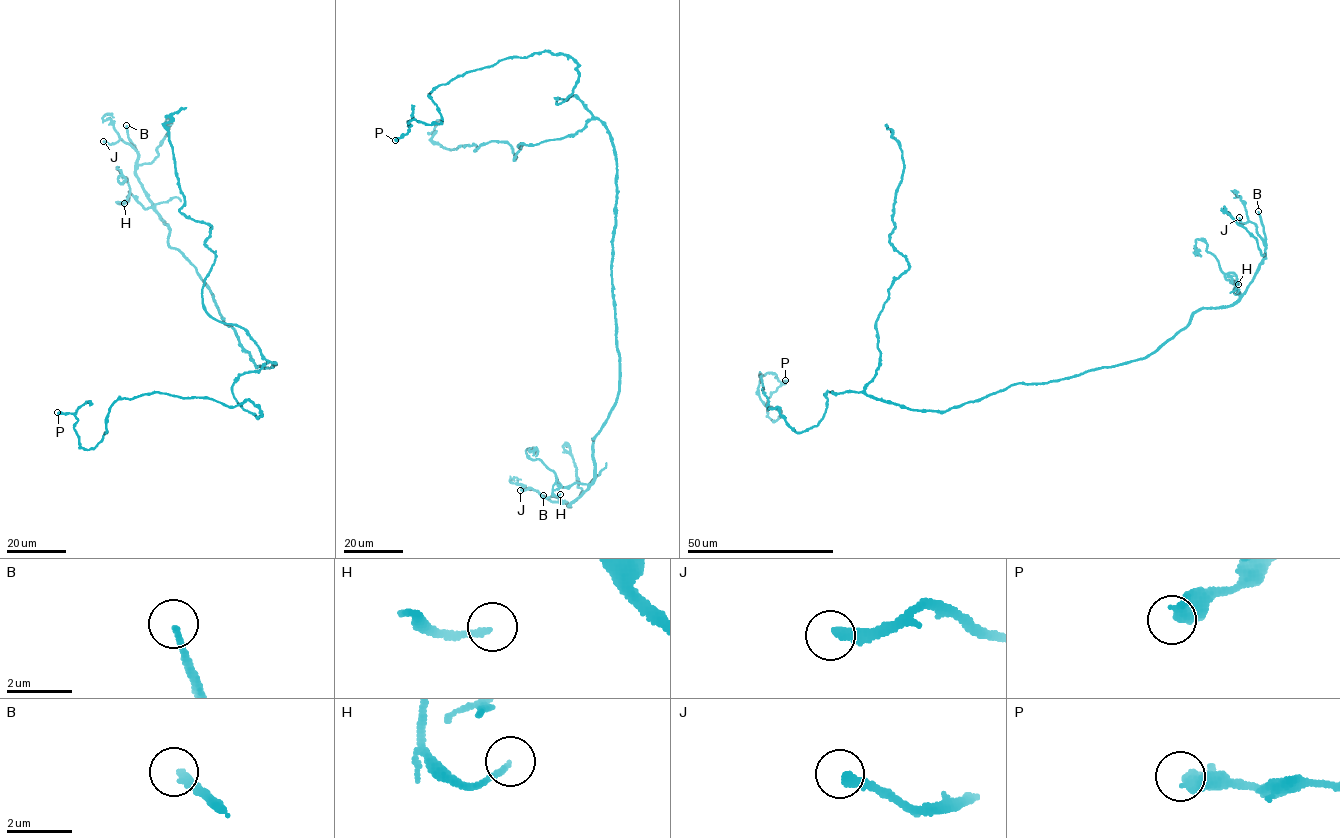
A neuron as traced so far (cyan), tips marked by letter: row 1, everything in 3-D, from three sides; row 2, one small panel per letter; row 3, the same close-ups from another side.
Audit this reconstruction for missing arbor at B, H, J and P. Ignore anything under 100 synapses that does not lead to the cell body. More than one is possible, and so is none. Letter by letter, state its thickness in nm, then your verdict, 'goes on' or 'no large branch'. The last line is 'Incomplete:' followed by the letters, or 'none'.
B: 200 nm thick; goes on
H: 160 nm thick; no large branch
J: 320 nm thick; no large branch
P: 500 nm thick; no large branch
Incomplete: B

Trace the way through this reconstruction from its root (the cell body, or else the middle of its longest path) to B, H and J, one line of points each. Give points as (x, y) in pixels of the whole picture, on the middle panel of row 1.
B: (616, 168), (611, 263), (619, 364), (616, 402), (600, 432), (591, 438), (593, 483), (569, 506), (543, 495)
H: (616, 168), (611, 263), (618, 394), (591, 438), (594, 481), (567, 487), (557, 478), (552, 492), (560, 494)
J: (616, 168), (611, 263), (619, 379), (615, 406), (591, 438), (594, 480), (569, 506), (530, 488), (520, 490)

